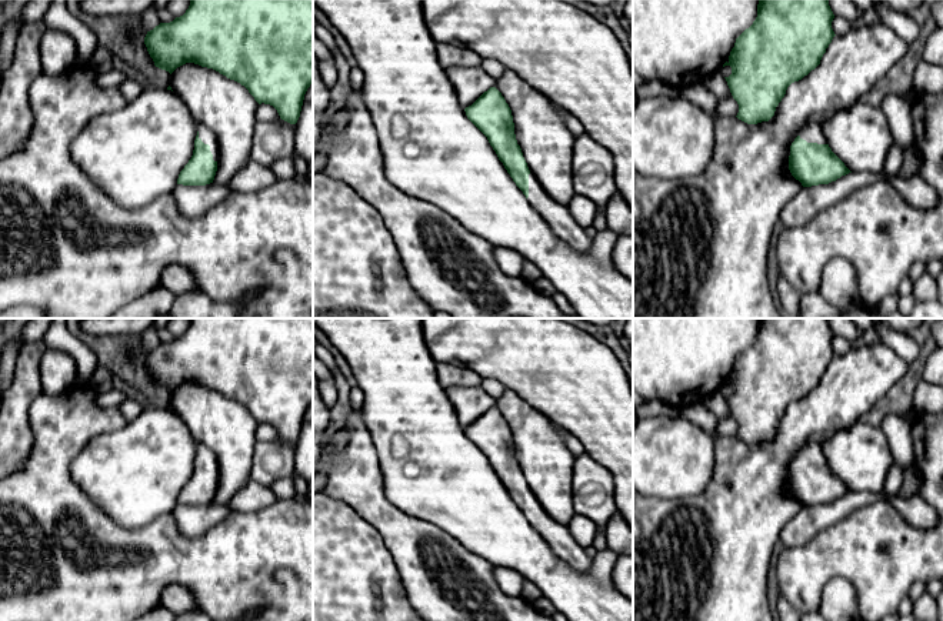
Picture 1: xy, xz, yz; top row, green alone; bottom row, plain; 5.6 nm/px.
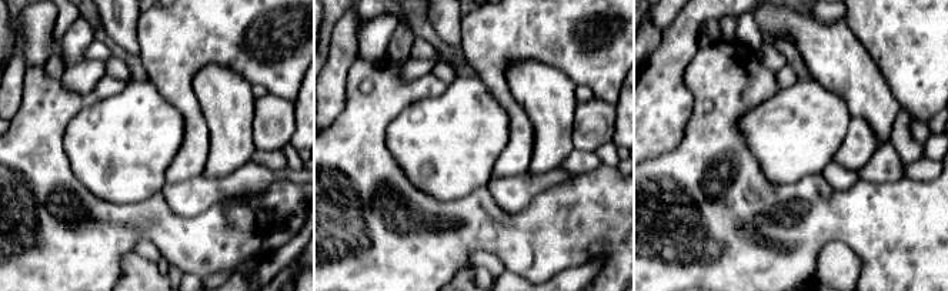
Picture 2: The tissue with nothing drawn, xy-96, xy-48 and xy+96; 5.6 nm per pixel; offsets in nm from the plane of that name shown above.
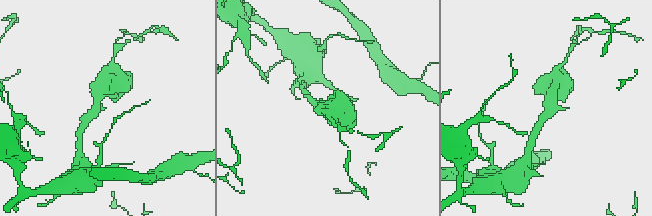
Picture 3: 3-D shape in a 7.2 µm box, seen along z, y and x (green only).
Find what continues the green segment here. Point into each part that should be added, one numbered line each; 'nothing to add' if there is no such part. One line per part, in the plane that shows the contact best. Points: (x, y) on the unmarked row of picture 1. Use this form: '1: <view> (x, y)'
1: xy (206, 456)

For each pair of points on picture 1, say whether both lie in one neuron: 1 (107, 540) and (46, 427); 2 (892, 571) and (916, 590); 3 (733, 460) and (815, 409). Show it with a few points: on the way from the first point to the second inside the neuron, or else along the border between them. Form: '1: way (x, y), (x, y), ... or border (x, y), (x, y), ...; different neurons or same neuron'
1: way (79, 511), (50, 483), (50, 456); same neuron
2: border (925, 581), (916, 581), (907, 594); different neurons
3: way (753, 460), (765, 460), (796, 428); same neuron

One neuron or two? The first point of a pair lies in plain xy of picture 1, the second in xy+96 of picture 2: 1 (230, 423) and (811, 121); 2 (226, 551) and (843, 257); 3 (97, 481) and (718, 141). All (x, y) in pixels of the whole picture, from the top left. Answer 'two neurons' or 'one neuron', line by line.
1: two neurons
2: two neurons
3: two neurons

